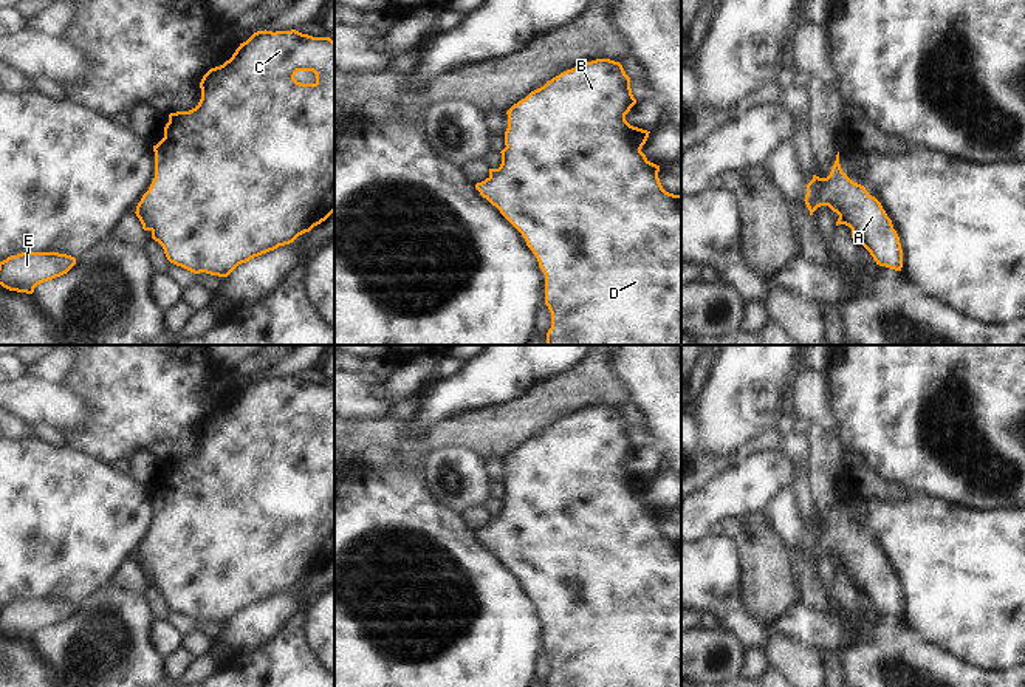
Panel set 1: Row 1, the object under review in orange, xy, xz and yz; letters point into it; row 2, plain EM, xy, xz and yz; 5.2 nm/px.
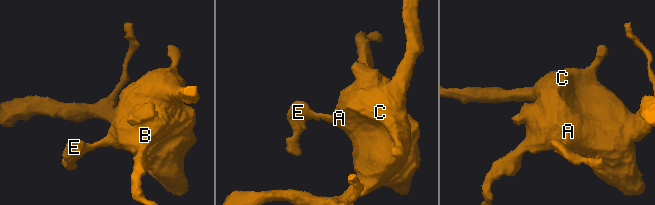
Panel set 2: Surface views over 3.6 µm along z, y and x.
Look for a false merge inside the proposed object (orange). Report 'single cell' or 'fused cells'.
single cell

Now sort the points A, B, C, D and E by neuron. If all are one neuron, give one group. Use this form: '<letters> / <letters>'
A B C D E

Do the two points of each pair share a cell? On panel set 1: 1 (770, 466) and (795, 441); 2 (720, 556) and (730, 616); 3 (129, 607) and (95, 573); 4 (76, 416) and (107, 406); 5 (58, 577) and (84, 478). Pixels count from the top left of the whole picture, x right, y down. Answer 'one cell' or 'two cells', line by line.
1: two cells
2: one cell
3: two cells
4: two cells
5: one cell

